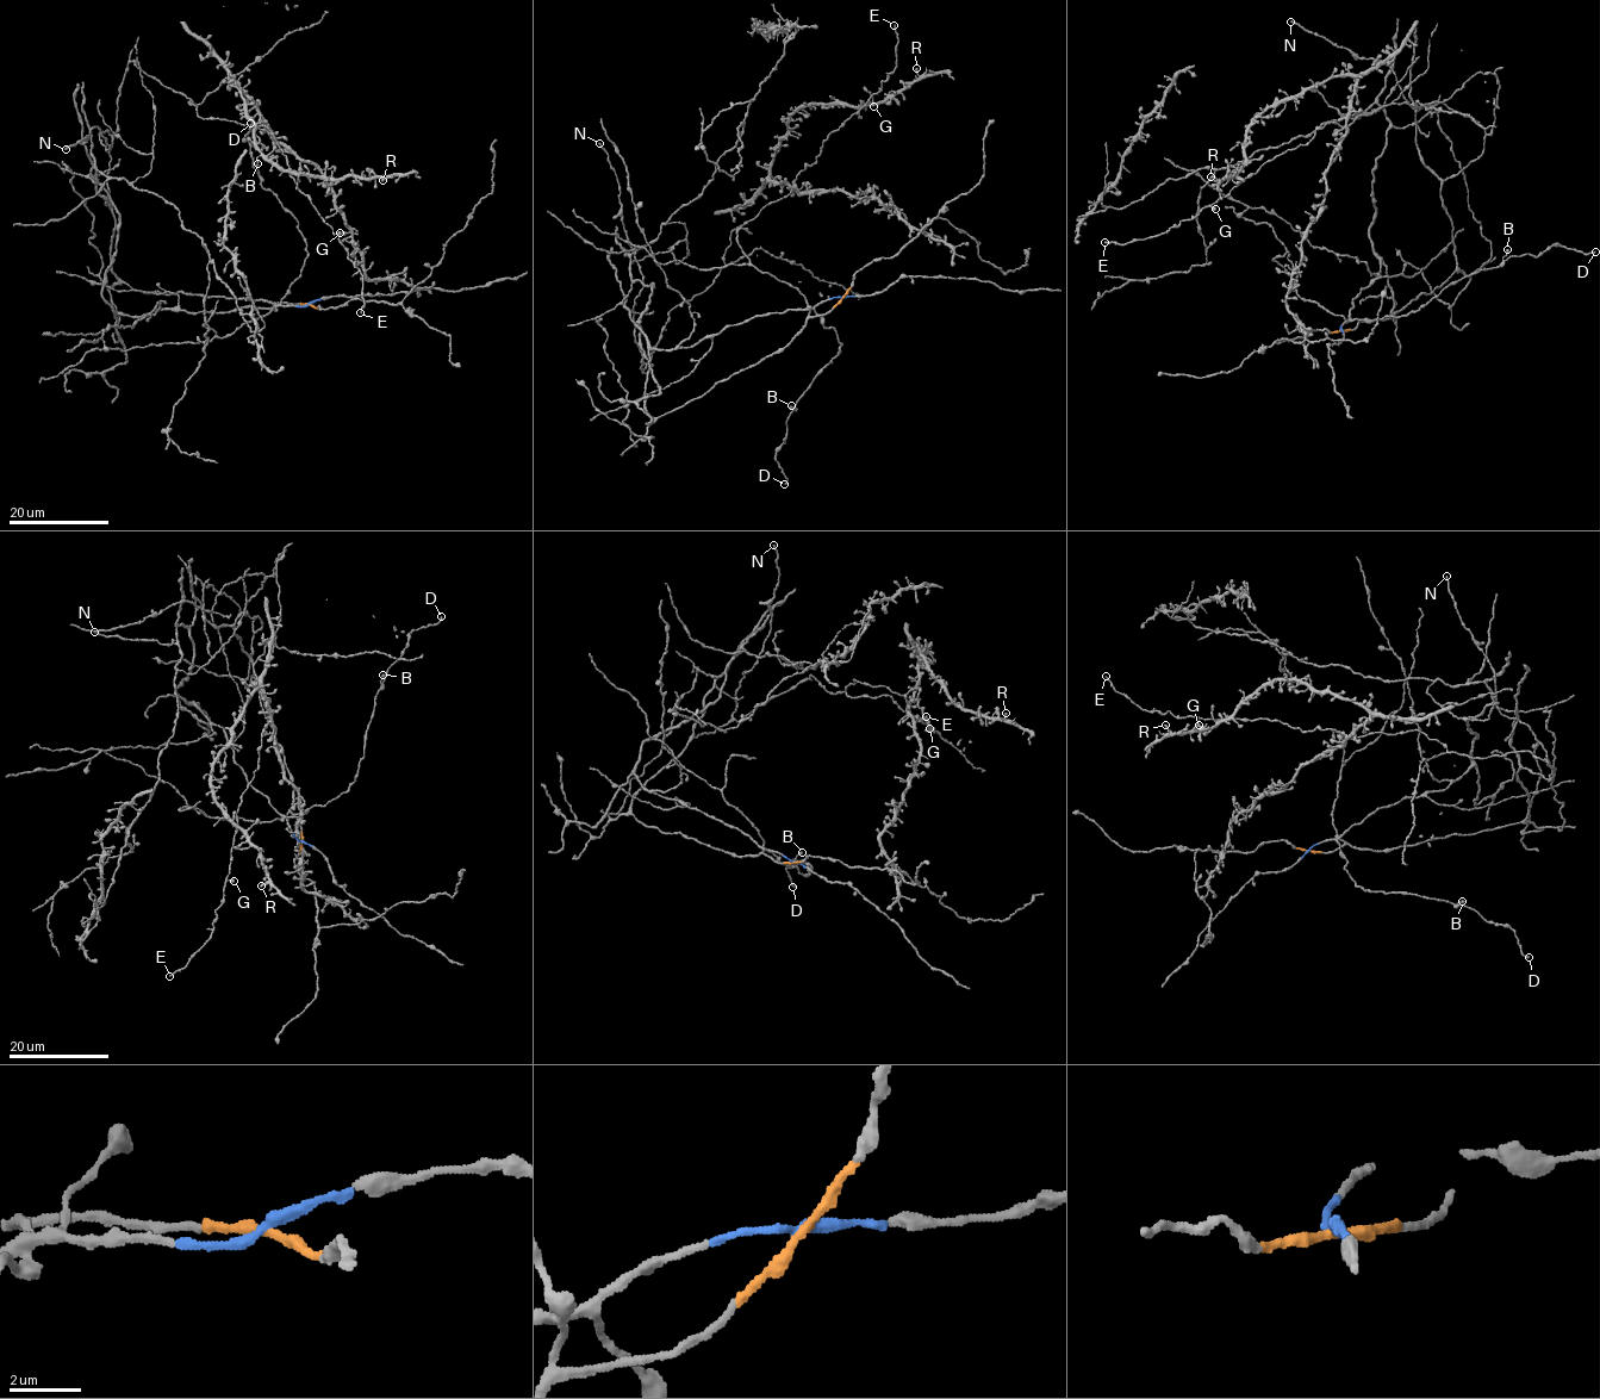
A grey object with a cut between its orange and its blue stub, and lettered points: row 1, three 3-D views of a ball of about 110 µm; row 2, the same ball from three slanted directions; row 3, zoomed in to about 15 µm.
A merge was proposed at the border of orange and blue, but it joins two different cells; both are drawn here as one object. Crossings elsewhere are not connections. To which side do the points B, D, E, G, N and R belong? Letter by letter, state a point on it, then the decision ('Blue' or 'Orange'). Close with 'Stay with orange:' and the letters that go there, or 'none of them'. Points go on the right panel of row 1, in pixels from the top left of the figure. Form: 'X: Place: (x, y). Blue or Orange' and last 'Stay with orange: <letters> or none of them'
B: Place: (1507, 249). Blue
D: Place: (1595, 252). Blue
E: Place: (1104, 242). Orange
G: Place: (1215, 209). Orange
N: Place: (1290, 22). Orange
R: Place: (1211, 176). Orange
Stay with orange: E, G, N, R

